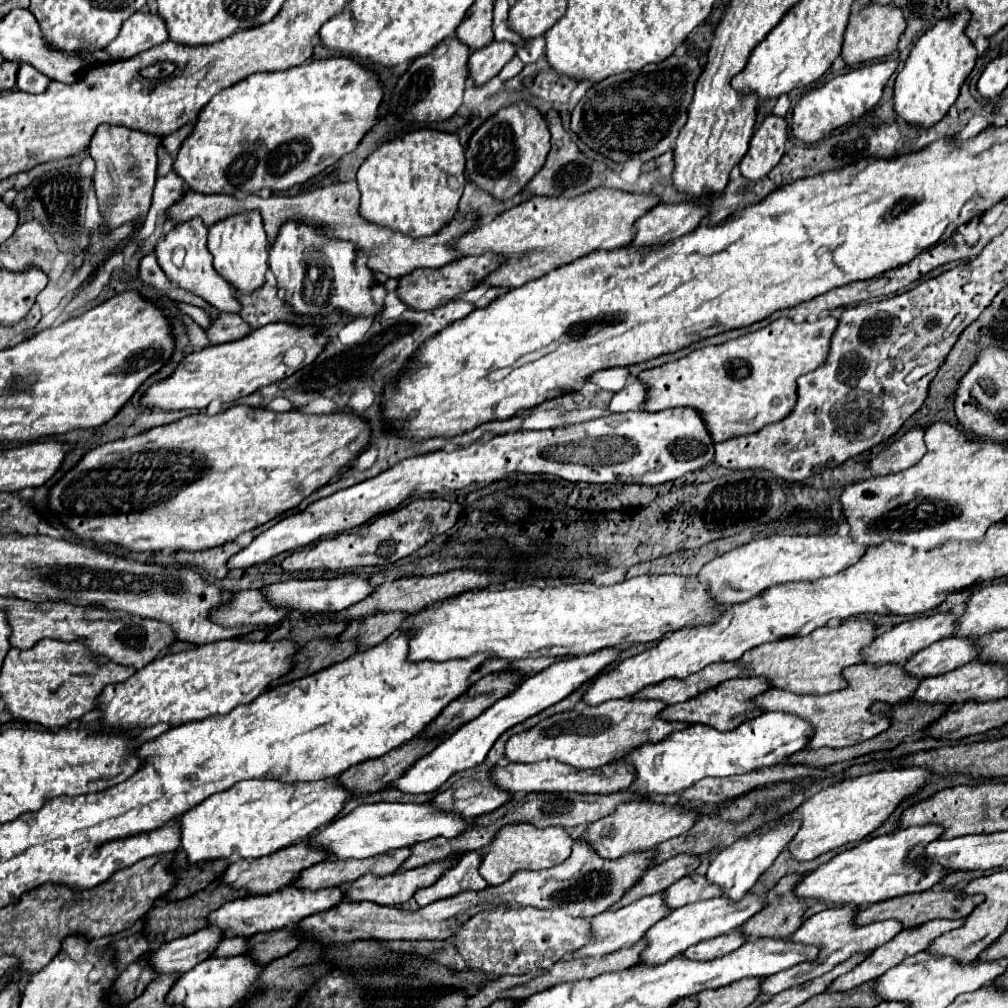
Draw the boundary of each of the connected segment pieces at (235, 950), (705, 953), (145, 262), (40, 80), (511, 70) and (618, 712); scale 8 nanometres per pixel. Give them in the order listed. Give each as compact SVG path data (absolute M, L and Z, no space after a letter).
M227 938L221 940L217 950L213 952L213 958L225 958L225 956L237 956L247 952L247 940L245 938Z
M741 932L717 936L717 938L703 940L703 942L695 944L695 946L687 948L683 952L683 958L687 958L687 960L715 960L715 958L721 958L721 956L733 952L743 942L745 942L745 936Z
M143 256L141 258L141 264L139 264L139 280L147 286L153 286L157 288L159 292L171 296L171 298L177 298L177 300L183 300L183 302L189 302L189 304L195 304L195 306L204 309L212 318L219 316L219 311L211 306L205 300L181 290L181 288L173 288L167 280L165 280L165 274L163 270L159 268L155 256Z
M29 64L19 66L19 72L17 72L17 88L19 90L37 94L37 92L43 92L47 88L47 84L49 84L49 78L45 74L41 74L39 70L35 70L33 66L29 66Z
M515 56L501 72L499 72L499 80L501 82L505 82L505 80L509 80L509 78L513 78L513 76L517 76L519 72L523 70L523 62L519 60L519 56Z
M609 700L601 706L585 706L573 708L565 712L557 712L533 728L511 736L505 744L505 756L511 762L541 762L541 760L559 760L577 770L599 768L607 762L623 756L625 752L637 748L641 742L659 742L673 730L681 730L687 724L681 722L665 722L657 716L665 704L657 700Z

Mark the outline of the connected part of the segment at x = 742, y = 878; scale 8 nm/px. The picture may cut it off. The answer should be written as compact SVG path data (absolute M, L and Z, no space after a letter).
M797 822L787 824L787 826L777 826L769 832L751 832L747 836L743 836L741 840L737 840L735 844L727 846L711 864L707 870L707 880L709 884L715 884L721 888L721 896L725 896L731 902L739 902L751 888L753 884L759 880L759 876L773 864L773 860L779 856L779 852L791 842L791 838L797 832Z

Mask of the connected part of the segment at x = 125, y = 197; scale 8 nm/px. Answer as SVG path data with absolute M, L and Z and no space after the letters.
M99 126L91 146L89 154L95 160L95 176L93 176L93 186L99 198L99 208L103 216L103 228L107 232L117 230L119 226L133 222L133 234L123 242L121 250L127 248L129 244L137 244L139 232L145 224L147 212L151 208L151 196L153 196L153 186L155 186L155 170L157 170L157 146L161 138L143 134L137 130L129 130L125 126Z

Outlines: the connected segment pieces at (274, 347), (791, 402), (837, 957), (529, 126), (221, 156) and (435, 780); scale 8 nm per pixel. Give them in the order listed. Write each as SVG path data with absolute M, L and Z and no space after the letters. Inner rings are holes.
M275 322L275 324L267 324L267 326L263 326L263 328L257 328L257 330L253 330L251 334L247 334L247 336L245 336L245 338L241 338L241 340L235 340L235 342L225 342L225 344L217 344L217 346L207 346L207 348L203 348L203 350L199 350L199 352L193 352L193 354L189 354L189 356L185 356L185 358L183 358L183 360L181 360L181 362L177 364L177 368L173 370L173 374L171 374L169 378L165 378L165 380L159 380L159 382L155 382L155 384L151 384L151 386L147 388L147 392L145 392L143 396L141 396L141 406L145 406L145 408L149 408L149 410L153 410L153 408L157 408L157 410L165 410L165 412L171 412L171 410L187 410L187 408L197 408L197 410L201 410L201 408L207 408L207 404L209 404L211 400L221 400L221 402L235 402L237 398L243 398L243 396L247 396L247 394L253 394L255 390L259 390L259 388L263 388L263 386L267 386L267 384L273 384L273 382L277 382L277 380L281 380L281 378L287 378L287 376L291 376L291 374L294 374L297 370L300 370L301 368L309 365L309 362L313 362L313 360L317 358L317 354L319 354L321 350L323 350L323 346L319 346L319 344L315 342L315 334L313 334L313 330L311 330L311 328L295 328L295 326L291 326L291 324L287 324L287 322ZM292 347L299 347L300 349L302 349L303 352L305 352L304 362L302 366L298 369L289 367L287 366L287 364L285 364L285 362L283 362L283 354L285 354L285 352L287 352L287 350L289 350L289 348L292 348Z
M833 316L801 324L795 324L791 318L777 318L775 322L767 324L757 332L739 336L719 346L705 346L701 350L693 350L685 358L667 362L653 370L645 370L639 374L641 382L649 386L645 410L659 412L675 406L693 406L705 416L713 442L725 442L741 434L753 434L761 430L761 426L781 422L781 418L787 418L787 414L797 402L797 378L825 364L833 330L837 330L837 318Z
M843 906L843 908L827 908L827 910L807 918L803 922L803 926L793 934L793 942L815 946L819 950L819 956L809 962L799 962L797 966L783 970L781 974L761 978L761 992L763 994L779 994L787 988L799 986L807 980L813 980L813 978L833 970L837 964L849 960L857 952L867 954L867 952L879 948L881 944L889 942L893 936L897 936L901 932L901 922L897 922L897 920L883 920L883 922L875 922L875 924L867 924L867 926L855 926L853 916L855 916L855 912L847 906Z
M519 102L501 108L475 130L467 144L467 180L497 200L513 198L545 164L549 154L549 138L551 134L547 122L533 106Z
M343 56L305 62L281 72L253 74L215 94L201 110L199 120L175 156L173 172L181 176L191 190L201 194L255 194L263 188L273 192L289 190L349 154L375 124L381 98L383 88L377 76Z
M605 648L605 650L599 650L599 652L587 654L587 656L573 656L573 658L567 658L567 660L553 662L549 668L545 668L545 670L529 676L529 678L525 678L525 682L521 682L511 694L507 694L505 698L495 702L489 710L485 710L481 716L473 718L471 722L467 722L465 726L455 730L451 736L441 740L433 752L429 752L427 756L419 758L417 764L413 764L391 786L399 788L401 792L411 792L411 794L435 792L451 774L481 764L485 760L489 748L493 746L493 742L505 730L509 730L511 726L515 726L515 724L519 724L519 722L539 714L541 710L561 702L563 698L567 698L571 692L581 688L585 682L593 680L605 666L609 666L613 660L617 660L621 656L621 652L623 650L619 650L619 648Z

